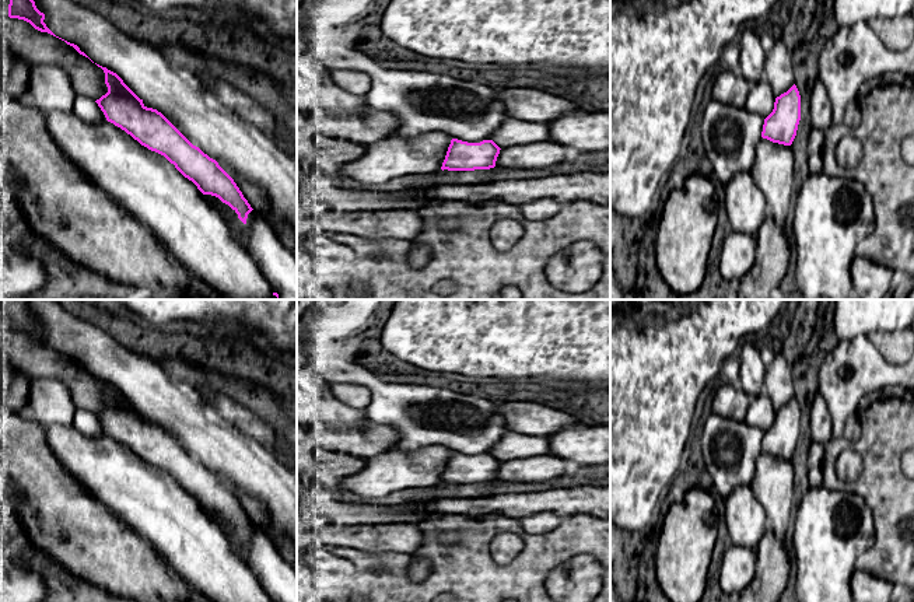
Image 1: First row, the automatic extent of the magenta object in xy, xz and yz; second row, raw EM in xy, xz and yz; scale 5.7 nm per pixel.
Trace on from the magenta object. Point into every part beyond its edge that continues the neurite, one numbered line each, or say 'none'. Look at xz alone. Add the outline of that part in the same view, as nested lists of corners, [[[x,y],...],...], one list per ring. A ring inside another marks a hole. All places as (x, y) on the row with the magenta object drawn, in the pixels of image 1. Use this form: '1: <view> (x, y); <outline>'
none

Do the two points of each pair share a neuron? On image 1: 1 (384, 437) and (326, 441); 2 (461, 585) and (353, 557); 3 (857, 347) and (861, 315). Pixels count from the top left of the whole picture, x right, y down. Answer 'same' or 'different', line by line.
1: same
2: same
3: different

